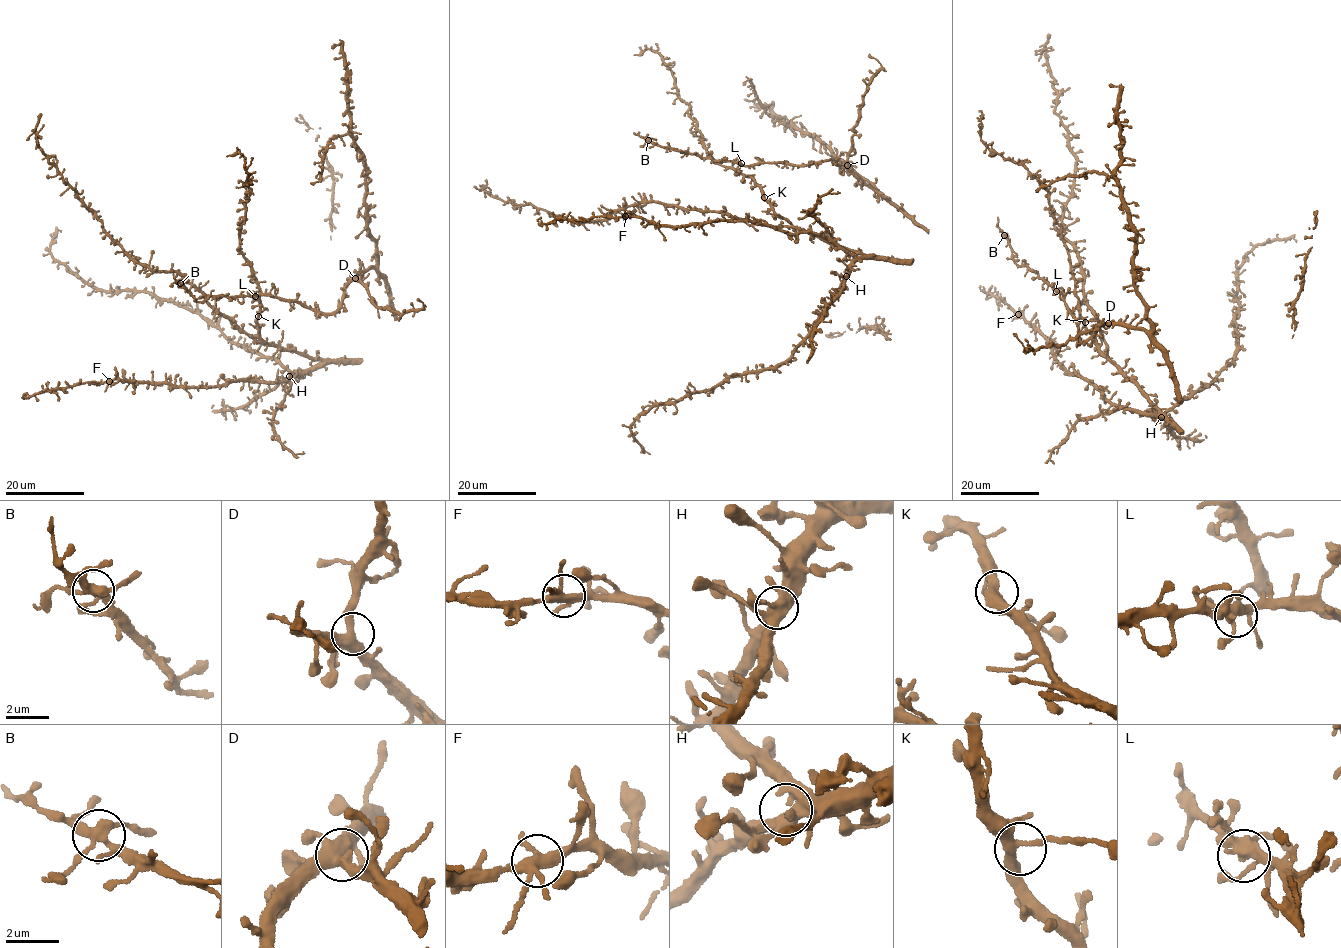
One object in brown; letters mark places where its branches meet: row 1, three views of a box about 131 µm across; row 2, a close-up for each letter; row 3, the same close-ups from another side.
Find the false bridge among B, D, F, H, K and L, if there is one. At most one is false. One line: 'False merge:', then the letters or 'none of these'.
False merge: none of these

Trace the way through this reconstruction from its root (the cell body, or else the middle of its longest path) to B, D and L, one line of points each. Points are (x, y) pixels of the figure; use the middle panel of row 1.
B: (762, 194), (754, 181), (737, 168), (737, 163), (713, 161), (653, 144), (648, 140)
D: (762, 194), (754, 181), (737, 168), (739, 165), (786, 162), (807, 165), (831, 159), (839, 166), (847, 165)
L: (762, 194), (754, 181), (737, 168), (741, 163)

